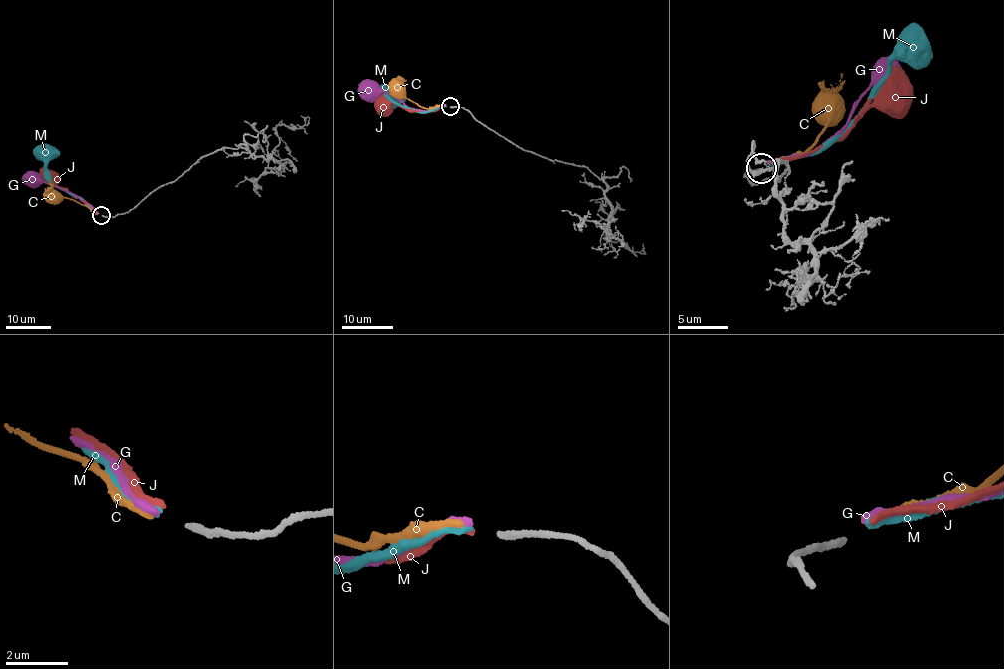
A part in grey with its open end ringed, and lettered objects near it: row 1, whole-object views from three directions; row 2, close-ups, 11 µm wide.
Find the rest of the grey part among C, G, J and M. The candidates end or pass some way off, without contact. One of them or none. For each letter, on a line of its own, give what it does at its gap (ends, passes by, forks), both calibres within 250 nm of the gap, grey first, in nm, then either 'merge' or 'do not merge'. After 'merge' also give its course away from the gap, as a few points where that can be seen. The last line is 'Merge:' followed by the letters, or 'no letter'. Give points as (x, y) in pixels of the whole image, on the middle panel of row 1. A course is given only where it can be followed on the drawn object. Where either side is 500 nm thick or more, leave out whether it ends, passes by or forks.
C: it ends | 240/190 nm | merge | via (444, 105), (428, 108), (402, 96), (399, 82)
G: it ends | 240/240 nm | do not merge
J: it ends | 240/200 nm | do not merge
M: it ends | 240/240 nm | do not merge
Merge: C

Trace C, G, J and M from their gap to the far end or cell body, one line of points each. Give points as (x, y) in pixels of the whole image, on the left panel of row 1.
C: (96, 214), (87, 205), (60, 196), (48, 180)
G: (97, 214), (77, 195), (25, 176), (21, 179)
J: (98, 213), (87, 203), (53, 185), (51, 178)
M: (98, 213), (78, 197), (55, 187), (43, 152)

